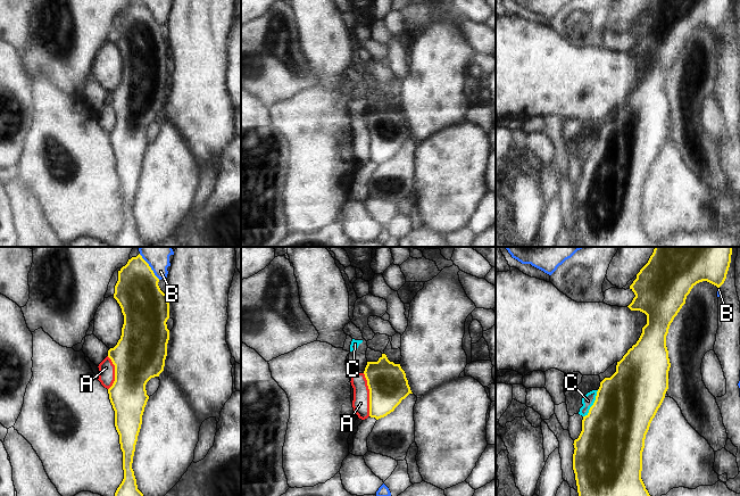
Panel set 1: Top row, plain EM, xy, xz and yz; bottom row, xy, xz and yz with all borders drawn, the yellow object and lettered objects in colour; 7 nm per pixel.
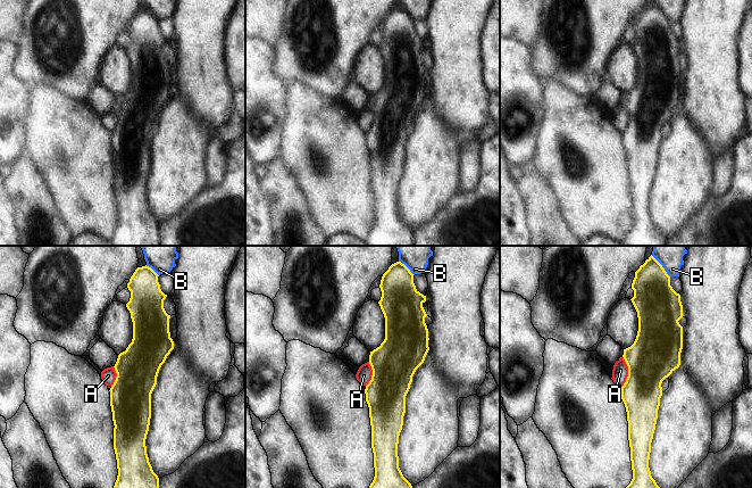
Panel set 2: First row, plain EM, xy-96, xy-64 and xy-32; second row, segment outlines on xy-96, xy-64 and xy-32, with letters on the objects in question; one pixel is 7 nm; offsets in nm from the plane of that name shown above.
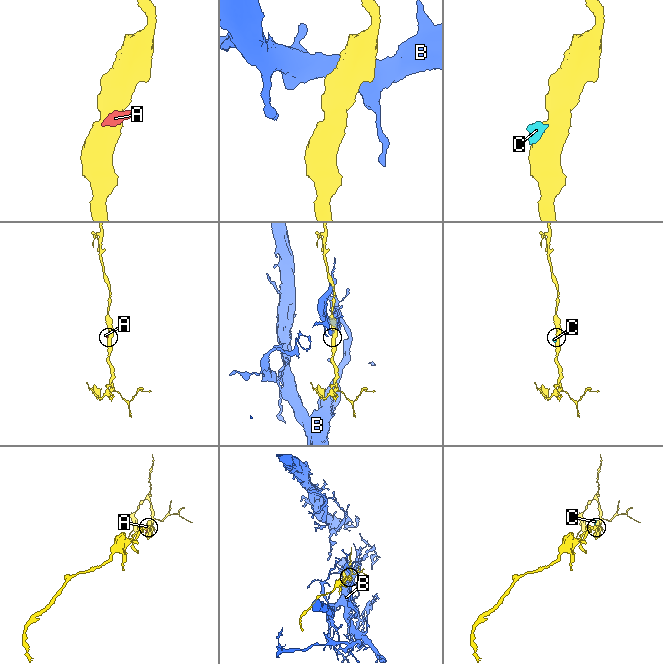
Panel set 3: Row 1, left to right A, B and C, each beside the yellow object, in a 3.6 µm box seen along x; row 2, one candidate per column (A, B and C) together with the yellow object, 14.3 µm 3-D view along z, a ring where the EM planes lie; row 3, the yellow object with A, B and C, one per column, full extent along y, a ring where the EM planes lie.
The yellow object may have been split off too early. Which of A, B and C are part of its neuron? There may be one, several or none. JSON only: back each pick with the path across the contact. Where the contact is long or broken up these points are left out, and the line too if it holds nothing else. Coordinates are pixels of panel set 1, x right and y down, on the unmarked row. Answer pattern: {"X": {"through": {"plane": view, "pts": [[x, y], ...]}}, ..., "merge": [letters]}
{"merge": []}

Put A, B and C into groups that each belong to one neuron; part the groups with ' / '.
A C / B

